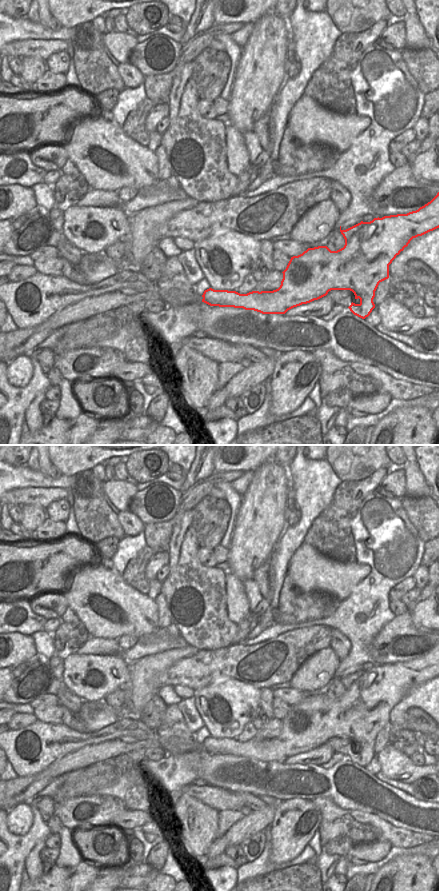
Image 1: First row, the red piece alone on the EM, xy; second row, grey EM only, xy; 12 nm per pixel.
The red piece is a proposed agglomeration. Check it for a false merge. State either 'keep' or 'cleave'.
keep

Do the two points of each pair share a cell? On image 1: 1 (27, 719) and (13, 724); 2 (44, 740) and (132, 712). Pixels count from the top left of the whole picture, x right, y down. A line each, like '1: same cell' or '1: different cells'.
1: same cell
2: different cells

